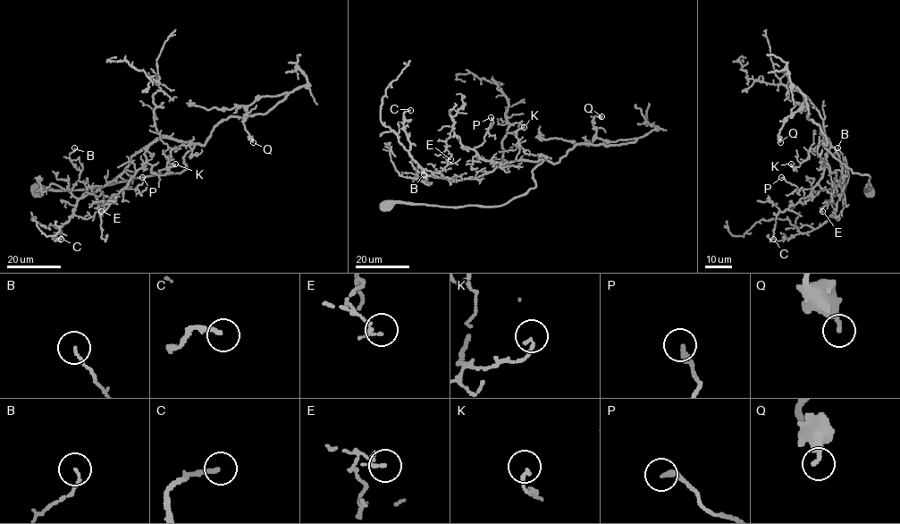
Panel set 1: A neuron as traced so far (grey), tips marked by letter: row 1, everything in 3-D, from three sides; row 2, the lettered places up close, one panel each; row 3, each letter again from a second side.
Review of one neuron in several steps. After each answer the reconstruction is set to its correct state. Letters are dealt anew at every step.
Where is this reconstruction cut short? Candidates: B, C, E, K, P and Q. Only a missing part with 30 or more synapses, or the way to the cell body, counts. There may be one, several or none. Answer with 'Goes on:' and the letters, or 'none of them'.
Goes on: C

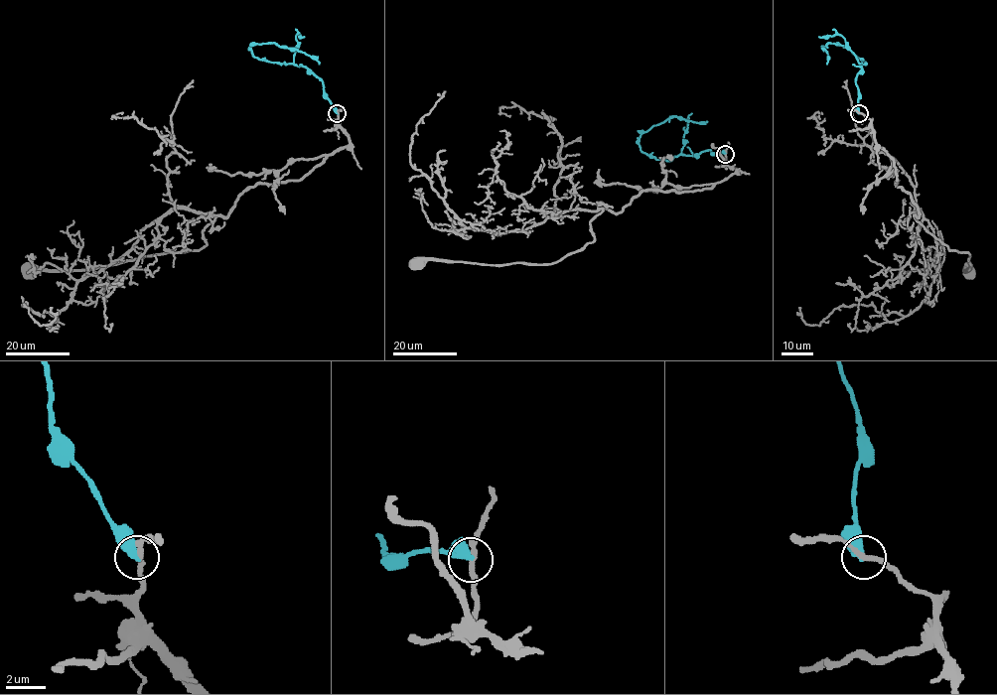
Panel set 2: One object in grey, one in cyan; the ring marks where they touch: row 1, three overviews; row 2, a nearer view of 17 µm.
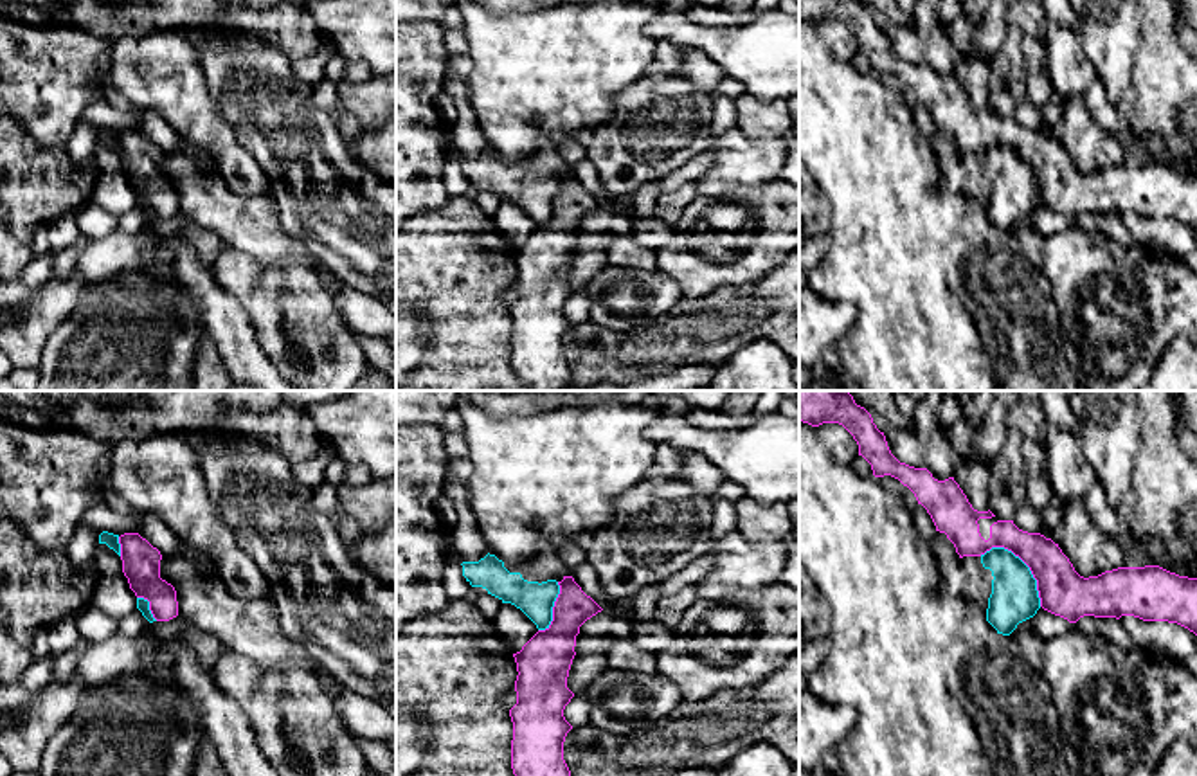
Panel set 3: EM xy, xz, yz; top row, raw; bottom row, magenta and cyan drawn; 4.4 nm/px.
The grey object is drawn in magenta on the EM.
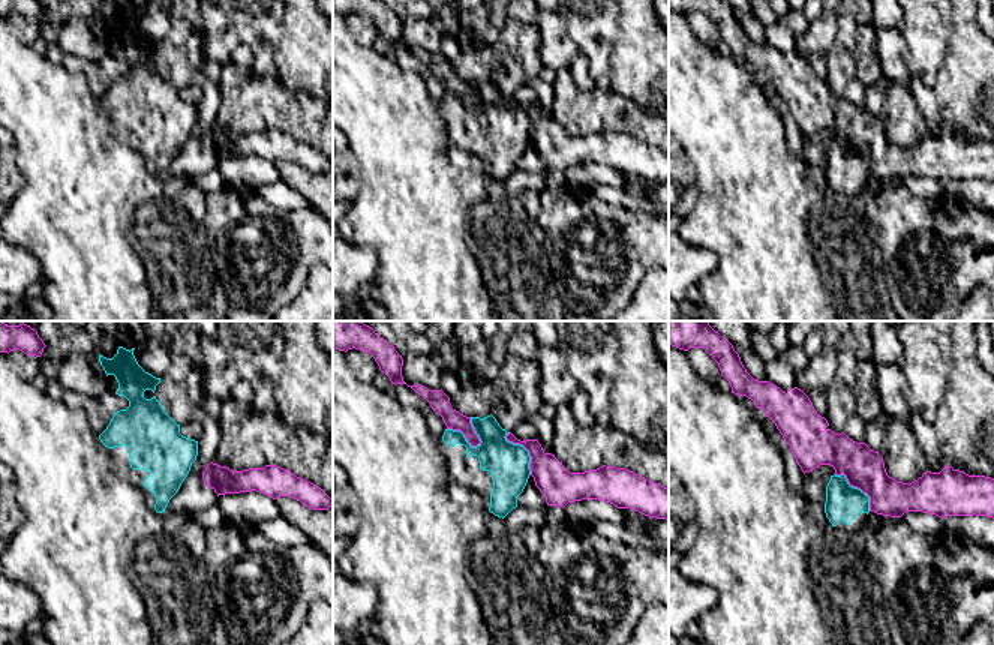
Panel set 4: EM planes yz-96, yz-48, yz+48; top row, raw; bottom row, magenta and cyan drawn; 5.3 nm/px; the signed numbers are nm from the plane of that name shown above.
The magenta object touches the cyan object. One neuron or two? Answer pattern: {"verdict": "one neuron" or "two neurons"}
{"verdict": "two neurons"}

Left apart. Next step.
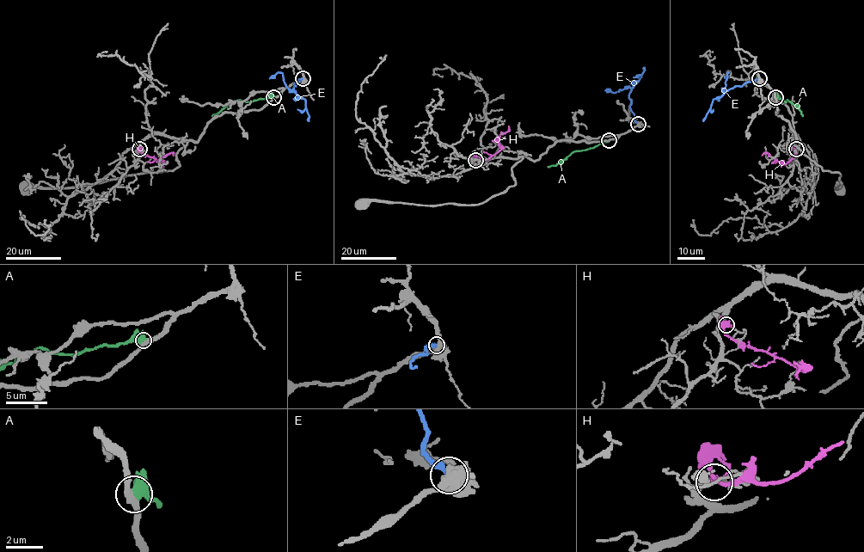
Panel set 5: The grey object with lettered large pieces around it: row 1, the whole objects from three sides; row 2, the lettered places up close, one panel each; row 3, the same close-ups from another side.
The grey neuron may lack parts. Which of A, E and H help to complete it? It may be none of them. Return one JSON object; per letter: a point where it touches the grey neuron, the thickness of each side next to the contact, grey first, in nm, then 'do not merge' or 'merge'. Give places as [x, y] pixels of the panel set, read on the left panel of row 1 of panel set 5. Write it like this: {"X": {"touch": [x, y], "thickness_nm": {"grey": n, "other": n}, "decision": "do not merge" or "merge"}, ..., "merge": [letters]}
{"A": {"touch": [273, 97], "thickness_nm": {"grey": 320, "other": 600}, "decision": "do not merge"}, "E": {"touch": [303, 78], "thickness_nm": {"grey": 600, "other": 320}, "decision": "do not merge"}, "H": {"touch": [139, 149], "thickness_nm": {"grey": 110, "other": 130}, "decision": "do not merge"}, "merge": []}

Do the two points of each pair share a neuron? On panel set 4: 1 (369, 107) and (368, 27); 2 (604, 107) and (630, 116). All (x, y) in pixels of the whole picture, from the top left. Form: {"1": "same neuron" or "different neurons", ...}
{"1": "different neurons", "2": "same neuron"}

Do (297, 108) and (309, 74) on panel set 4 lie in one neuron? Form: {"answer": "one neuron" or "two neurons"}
{"answer": "two neurons"}

